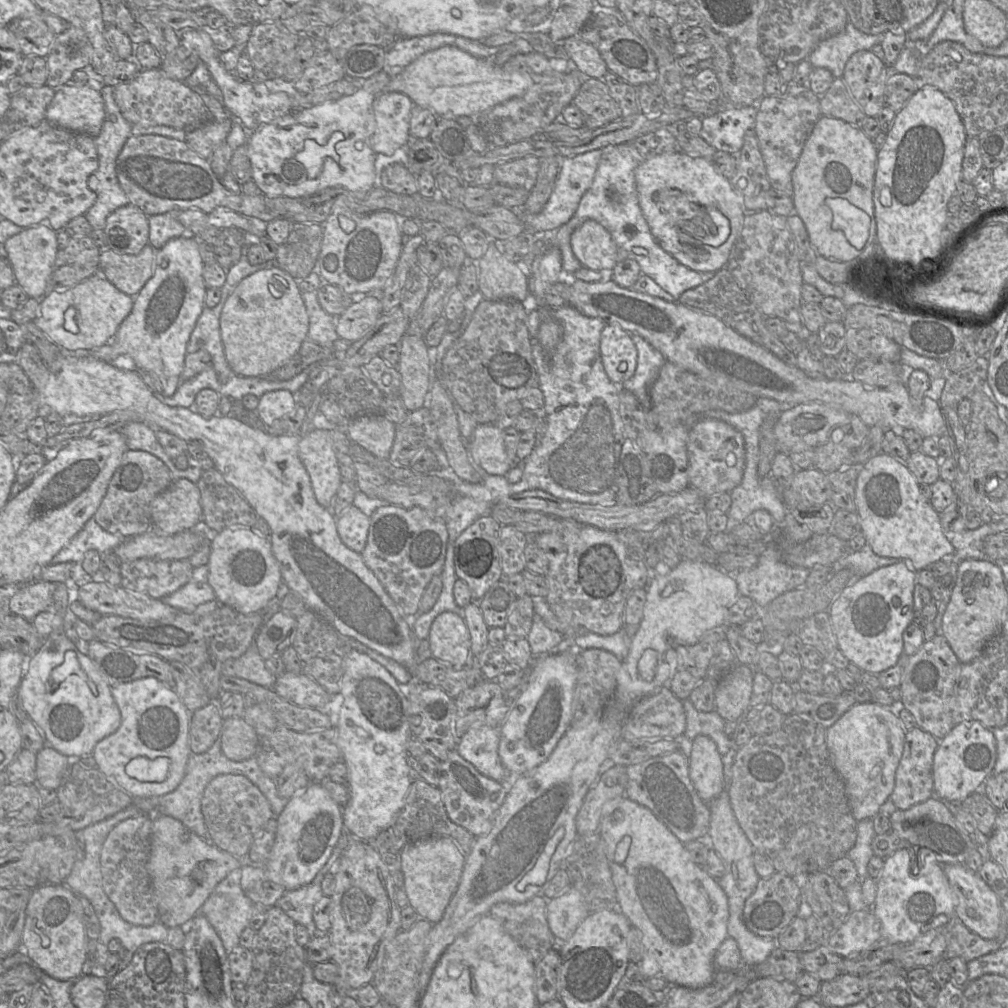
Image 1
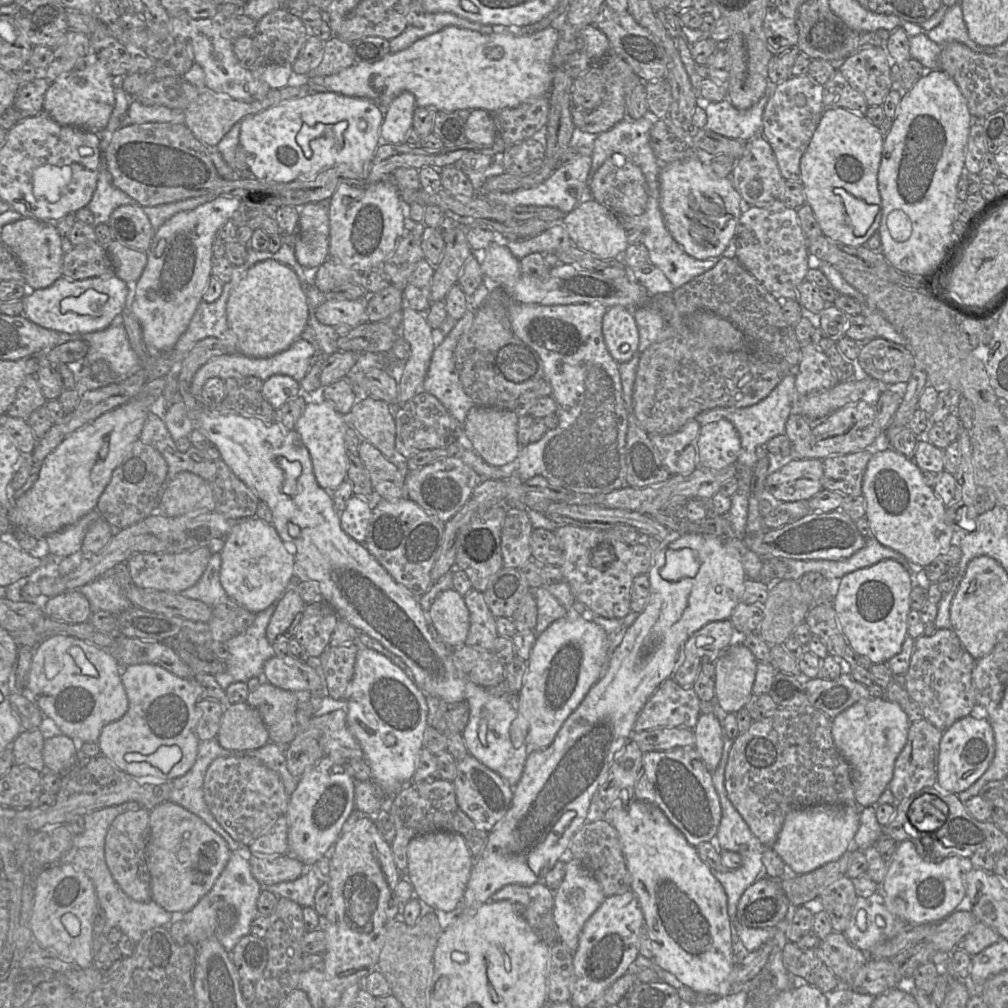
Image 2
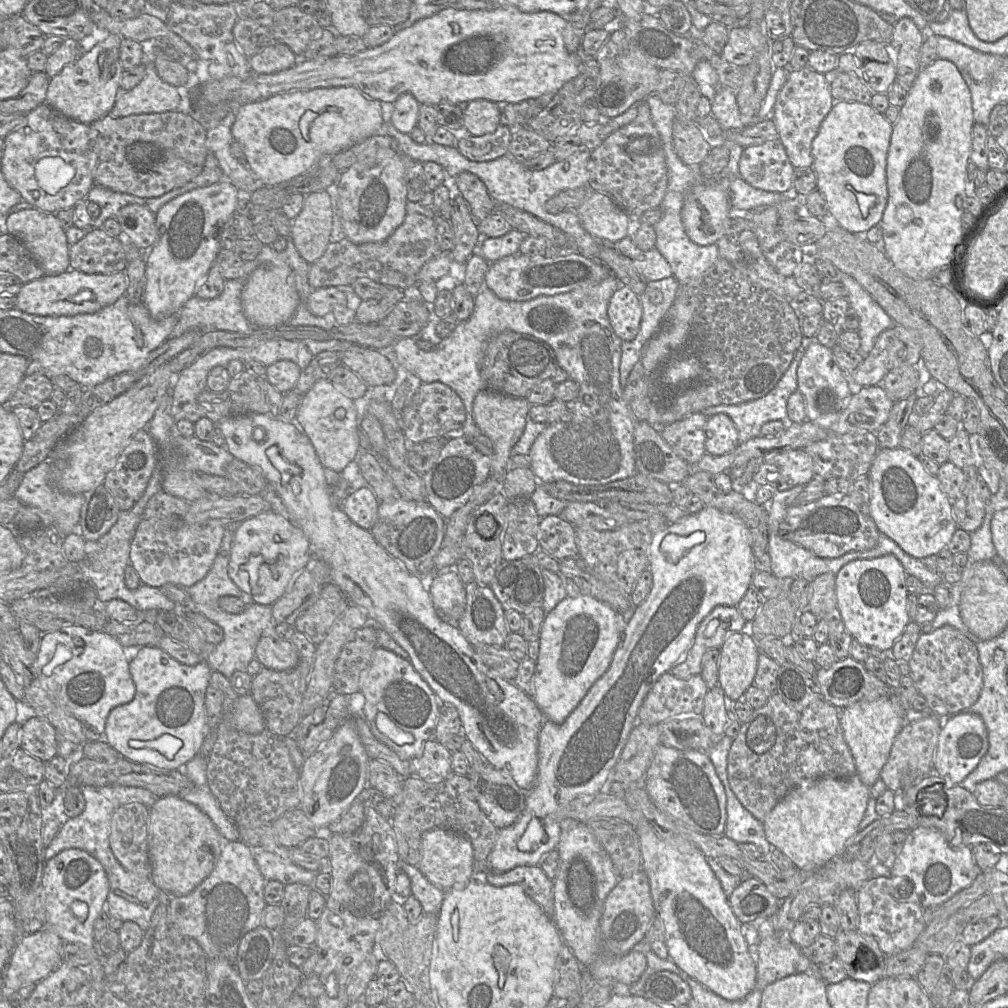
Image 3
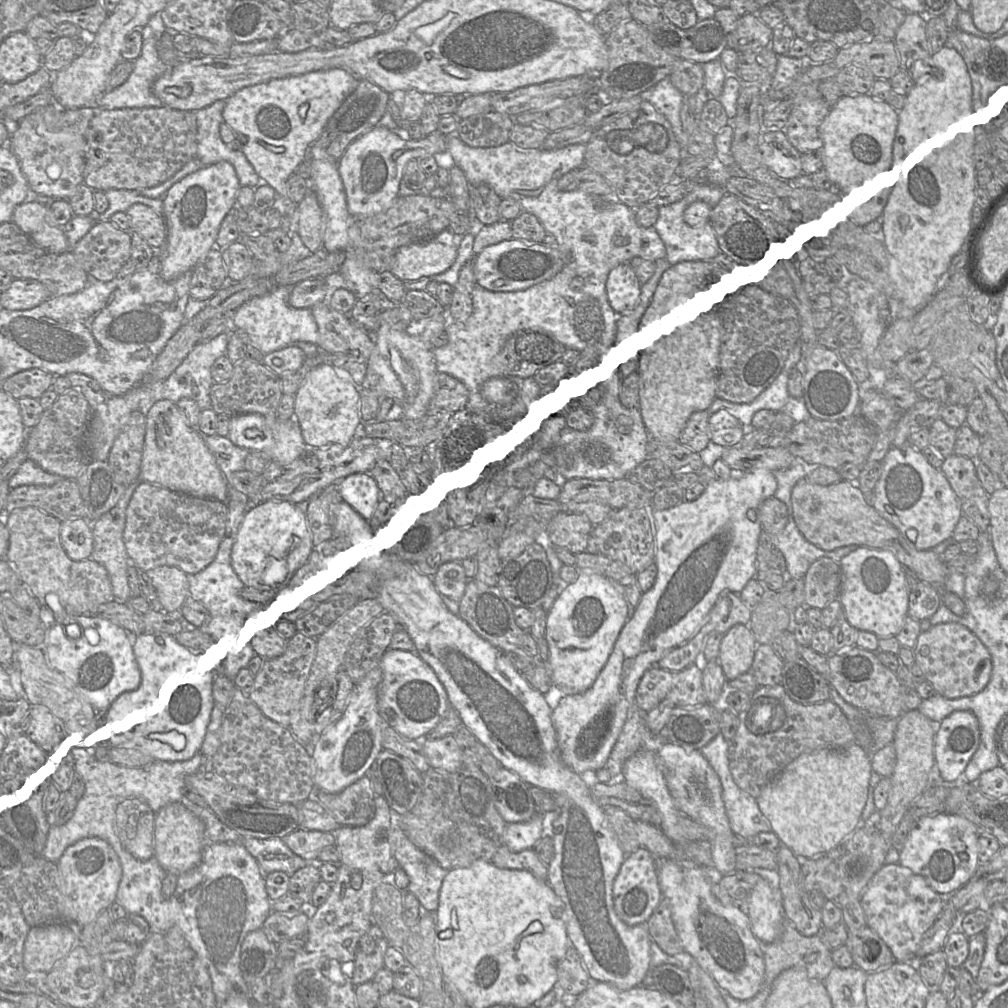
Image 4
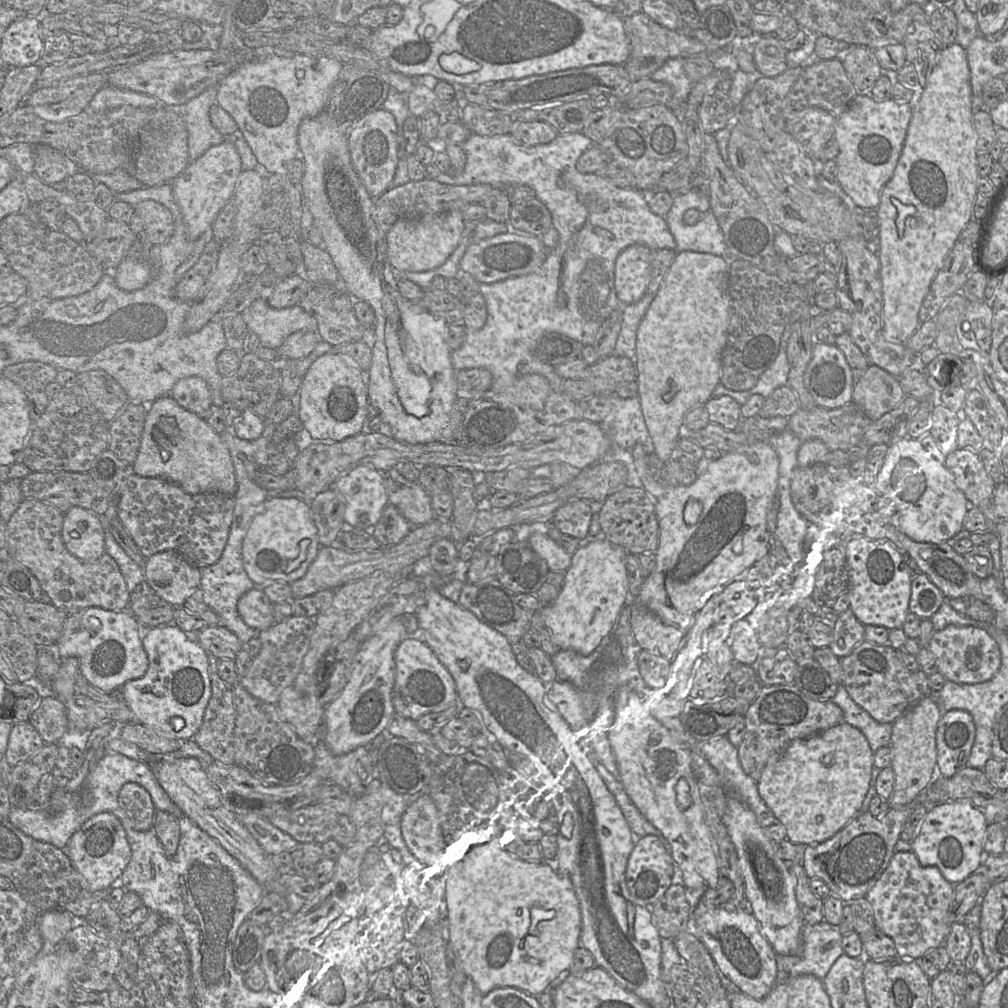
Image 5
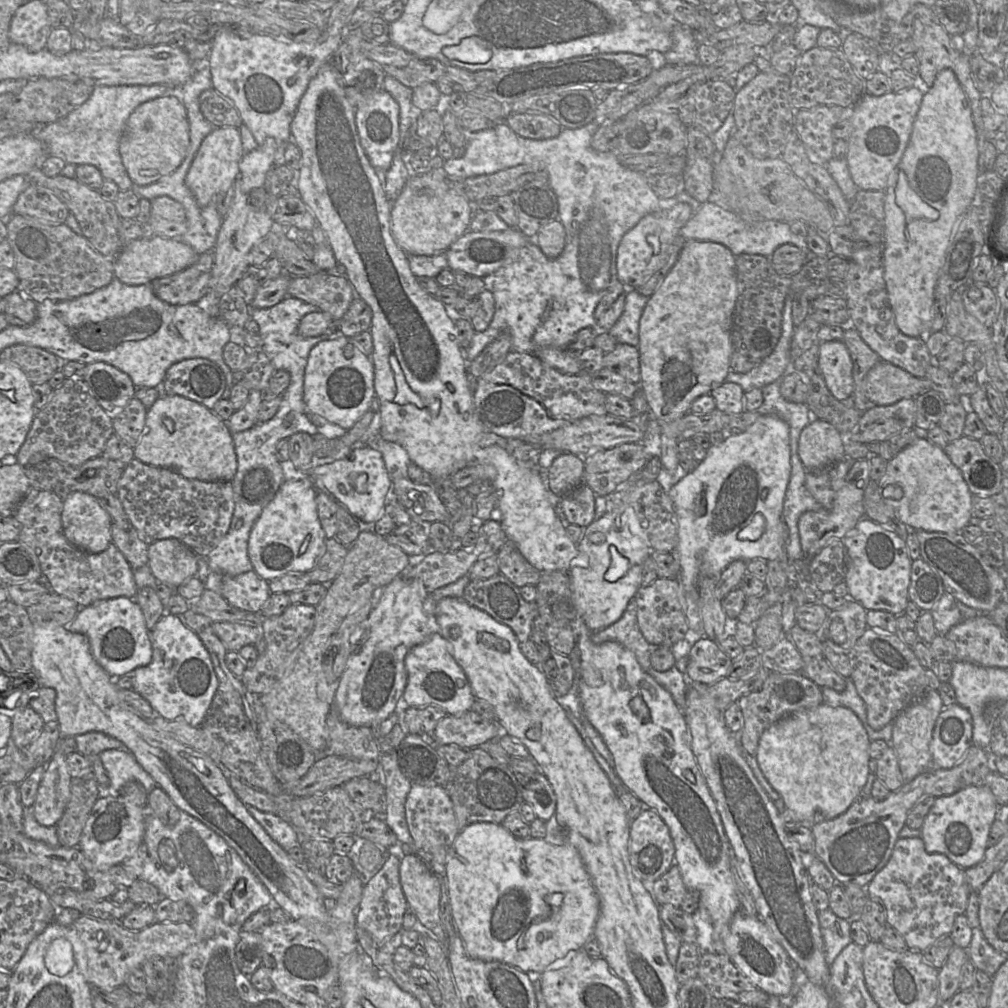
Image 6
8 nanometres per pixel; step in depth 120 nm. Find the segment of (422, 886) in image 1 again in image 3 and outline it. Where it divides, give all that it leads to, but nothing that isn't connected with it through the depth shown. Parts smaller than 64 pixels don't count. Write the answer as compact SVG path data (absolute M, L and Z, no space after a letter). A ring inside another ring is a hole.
M431 829L422 835L421 858L417 867L432 884L445 892L463 889L475 877L472 844L465 835L455 830Z

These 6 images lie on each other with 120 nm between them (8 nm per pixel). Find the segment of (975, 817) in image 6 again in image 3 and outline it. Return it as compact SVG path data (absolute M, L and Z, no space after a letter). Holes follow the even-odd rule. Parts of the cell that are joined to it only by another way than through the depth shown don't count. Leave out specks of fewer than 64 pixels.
M917 826L908 832L903 848L891 867L891 877L906 878L909 881L907 884L902 883L904 885L898 888L904 895L899 896L895 890L894 897L919 902L923 907L932 907L947 901L960 890L970 886L980 871L974 860L972 847L965 845L952 847L939 830ZM907 886L912 889L909 894L903 891Z

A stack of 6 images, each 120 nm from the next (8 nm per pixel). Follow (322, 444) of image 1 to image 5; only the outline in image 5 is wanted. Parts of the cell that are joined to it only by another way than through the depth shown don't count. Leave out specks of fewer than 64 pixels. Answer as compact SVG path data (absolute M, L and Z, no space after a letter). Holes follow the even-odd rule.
M332 349L317 358L304 375L296 397L296 413L314 442L331 443L366 428L368 404L366 373L350 356Z

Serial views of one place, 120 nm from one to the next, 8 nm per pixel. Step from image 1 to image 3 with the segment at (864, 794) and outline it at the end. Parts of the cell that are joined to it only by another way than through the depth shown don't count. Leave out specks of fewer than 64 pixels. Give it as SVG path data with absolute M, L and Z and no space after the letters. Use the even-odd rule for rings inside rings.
M893 689L889 697L858 701L839 710L841 710L840 725L845 742L854 759L856 774L862 783L871 787L880 778L881 769L889 758L893 741L905 725L906 710L903 710L898 703Z

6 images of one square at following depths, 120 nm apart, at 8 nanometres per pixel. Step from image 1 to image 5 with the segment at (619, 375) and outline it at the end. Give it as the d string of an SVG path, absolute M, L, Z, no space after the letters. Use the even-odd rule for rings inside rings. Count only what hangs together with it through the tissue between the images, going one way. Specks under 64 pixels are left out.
M635 244L618 255L614 284L617 297L623 305L639 301L646 293L650 280L651 253L648 247Z

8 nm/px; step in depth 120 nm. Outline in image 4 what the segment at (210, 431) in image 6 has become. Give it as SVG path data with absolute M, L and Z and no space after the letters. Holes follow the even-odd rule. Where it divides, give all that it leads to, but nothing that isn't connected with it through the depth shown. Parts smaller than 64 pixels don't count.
M163 399L146 411L146 435L139 481L199 498L228 501L229 486L202 434L186 422L177 405Z

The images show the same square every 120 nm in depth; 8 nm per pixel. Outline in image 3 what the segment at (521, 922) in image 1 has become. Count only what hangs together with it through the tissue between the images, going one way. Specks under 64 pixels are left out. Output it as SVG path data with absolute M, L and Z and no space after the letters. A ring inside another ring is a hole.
M539 865L517 866L501 873L489 870L486 873L476 873L475 876L496 887L519 884L555 923L553 880Z

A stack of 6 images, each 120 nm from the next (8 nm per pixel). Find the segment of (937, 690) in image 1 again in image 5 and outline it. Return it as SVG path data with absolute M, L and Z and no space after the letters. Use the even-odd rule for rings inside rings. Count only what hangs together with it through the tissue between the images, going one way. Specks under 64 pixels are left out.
M948 625L934 631L927 648L934 655L937 672L946 680L976 684L991 679L1001 665L1001 654L994 638L981 626Z

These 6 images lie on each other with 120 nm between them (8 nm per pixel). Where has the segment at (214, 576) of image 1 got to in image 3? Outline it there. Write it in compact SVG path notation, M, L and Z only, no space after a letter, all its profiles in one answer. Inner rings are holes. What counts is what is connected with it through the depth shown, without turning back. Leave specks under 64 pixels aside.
M271 510L248 518L233 528L227 570L231 580L255 603L272 605L288 591L295 576L306 568L312 557L303 531L290 519Z

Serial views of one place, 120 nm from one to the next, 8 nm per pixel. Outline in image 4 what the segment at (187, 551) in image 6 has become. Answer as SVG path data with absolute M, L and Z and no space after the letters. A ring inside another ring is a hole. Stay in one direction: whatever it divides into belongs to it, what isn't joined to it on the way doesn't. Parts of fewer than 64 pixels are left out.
M158 566L147 571L165 611L181 610L190 596L188 575L175 566Z

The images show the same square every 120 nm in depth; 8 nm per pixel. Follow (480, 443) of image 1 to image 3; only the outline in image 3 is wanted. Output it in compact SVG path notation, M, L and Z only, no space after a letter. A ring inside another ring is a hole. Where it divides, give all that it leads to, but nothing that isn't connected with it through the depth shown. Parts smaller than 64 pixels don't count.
M484 388L480 390L473 402L473 418L480 431L492 444L491 474L493 479L503 480L507 473L506 464L514 445L521 437L528 419L529 402L526 398L512 397Z

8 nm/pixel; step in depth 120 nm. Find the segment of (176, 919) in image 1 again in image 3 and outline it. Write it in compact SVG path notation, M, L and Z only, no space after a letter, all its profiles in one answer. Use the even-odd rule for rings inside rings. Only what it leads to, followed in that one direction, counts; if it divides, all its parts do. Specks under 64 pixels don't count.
M179 795L160 797L149 807L148 855L151 879L171 896L192 892L214 869L225 840L210 818Z

